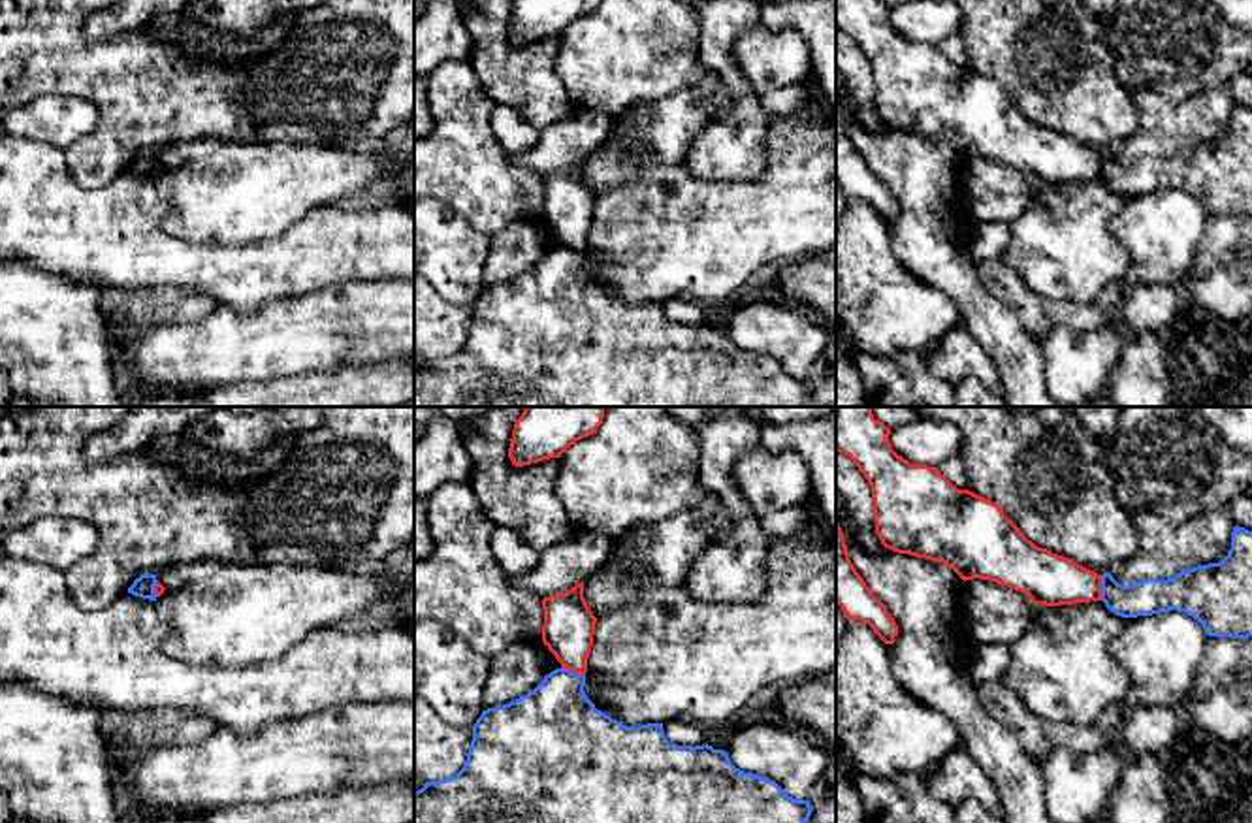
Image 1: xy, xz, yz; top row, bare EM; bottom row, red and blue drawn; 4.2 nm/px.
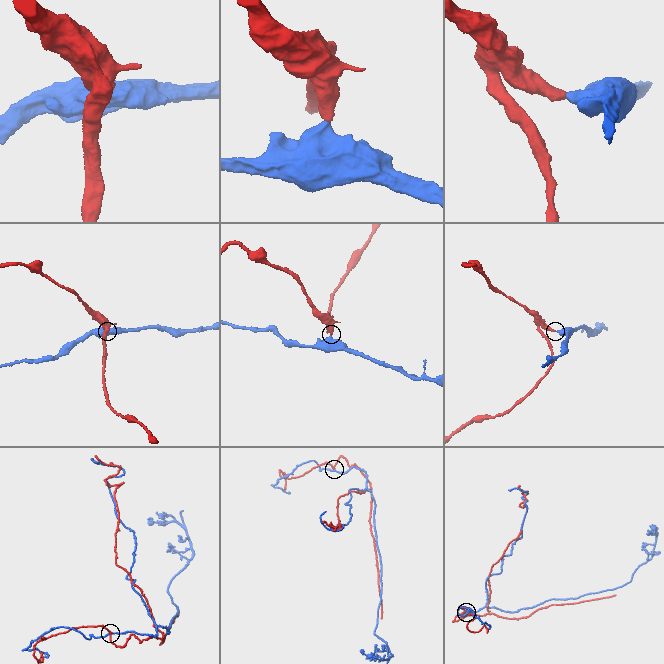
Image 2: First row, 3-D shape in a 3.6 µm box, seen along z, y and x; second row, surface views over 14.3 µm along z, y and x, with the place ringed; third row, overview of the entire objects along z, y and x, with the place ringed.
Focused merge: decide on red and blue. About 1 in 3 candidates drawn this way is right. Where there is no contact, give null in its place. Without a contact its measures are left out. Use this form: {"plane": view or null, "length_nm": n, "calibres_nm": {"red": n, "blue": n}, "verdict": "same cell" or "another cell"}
{"plane": "yz", "length_nm": 110, "calibres_nm": {"red": 220, "blue": 150}, "verdict": "another cell"}

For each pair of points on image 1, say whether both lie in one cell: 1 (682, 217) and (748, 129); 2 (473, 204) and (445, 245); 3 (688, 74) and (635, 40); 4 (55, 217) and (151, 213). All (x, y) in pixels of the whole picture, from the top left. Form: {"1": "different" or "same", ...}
{"1": "different", "2": "different", "3": "same", "4": "same"}

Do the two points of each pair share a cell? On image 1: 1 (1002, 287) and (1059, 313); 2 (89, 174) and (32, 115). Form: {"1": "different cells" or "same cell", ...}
{"1": "same cell", "2": "different cells"}

